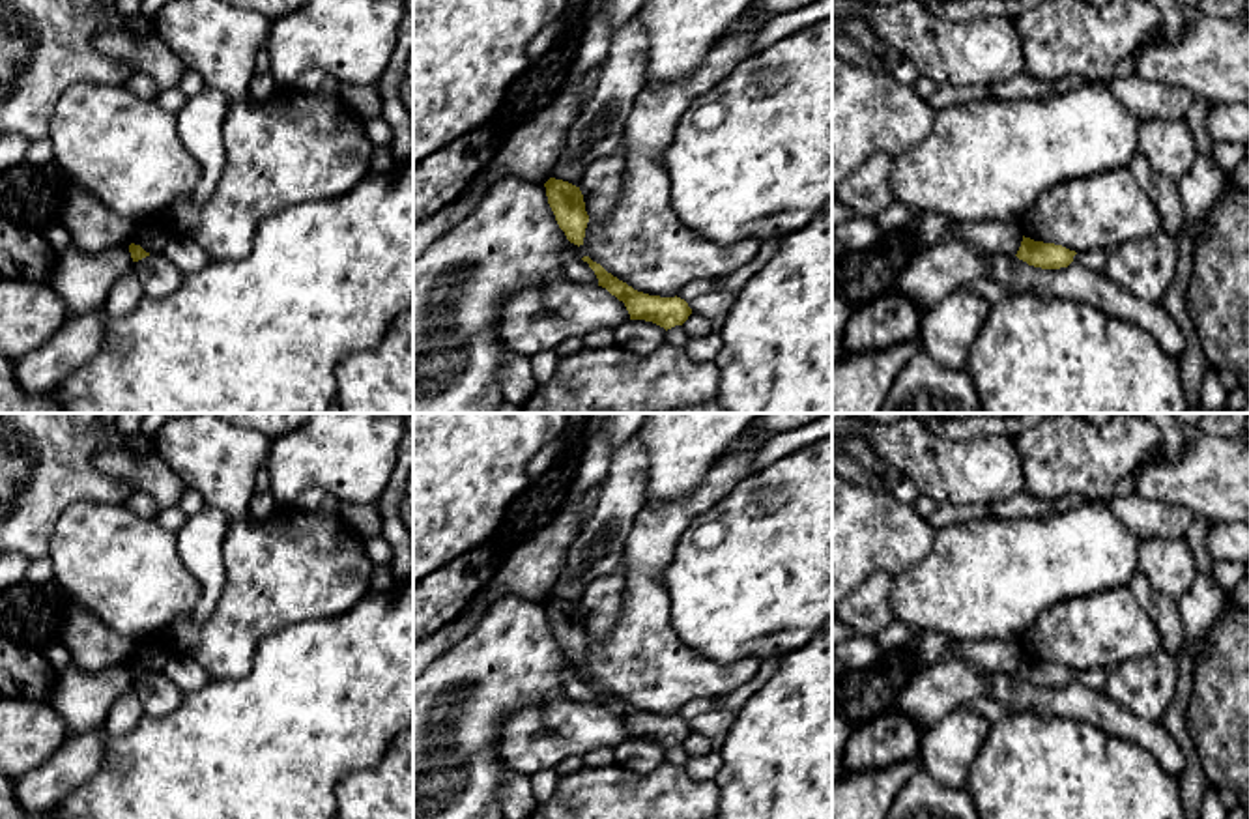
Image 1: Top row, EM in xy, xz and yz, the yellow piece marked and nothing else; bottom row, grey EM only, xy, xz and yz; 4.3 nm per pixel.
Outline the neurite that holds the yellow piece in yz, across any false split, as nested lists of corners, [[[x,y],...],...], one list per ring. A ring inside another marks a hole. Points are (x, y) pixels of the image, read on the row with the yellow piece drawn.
[[[1023,236],[1015,256],[1034,267],[1060,269],[1068,267],[1073,262],[1075,254],[1075,251],[1070,251],[1062,245],[1034,241]]]

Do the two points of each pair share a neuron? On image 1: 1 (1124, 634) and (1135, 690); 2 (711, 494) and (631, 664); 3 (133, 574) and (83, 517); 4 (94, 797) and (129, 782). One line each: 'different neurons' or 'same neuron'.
1: different neurons
2: same neuron
3: same neuron
4: same neuron

